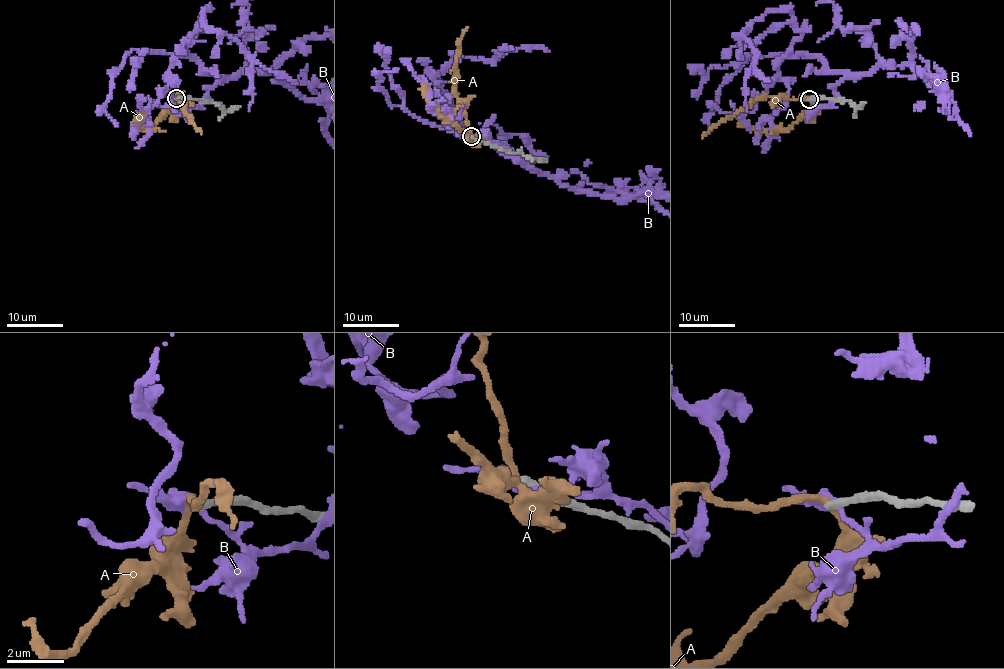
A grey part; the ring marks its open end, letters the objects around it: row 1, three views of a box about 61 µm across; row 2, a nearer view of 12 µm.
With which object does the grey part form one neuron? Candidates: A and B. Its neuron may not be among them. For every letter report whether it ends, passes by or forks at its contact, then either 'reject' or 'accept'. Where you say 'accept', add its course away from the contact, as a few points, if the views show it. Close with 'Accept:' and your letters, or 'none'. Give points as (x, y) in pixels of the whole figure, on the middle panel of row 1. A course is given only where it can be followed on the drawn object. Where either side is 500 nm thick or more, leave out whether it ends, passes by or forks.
A: it passes by | reject
B: it passes by | reject
Accept: none

